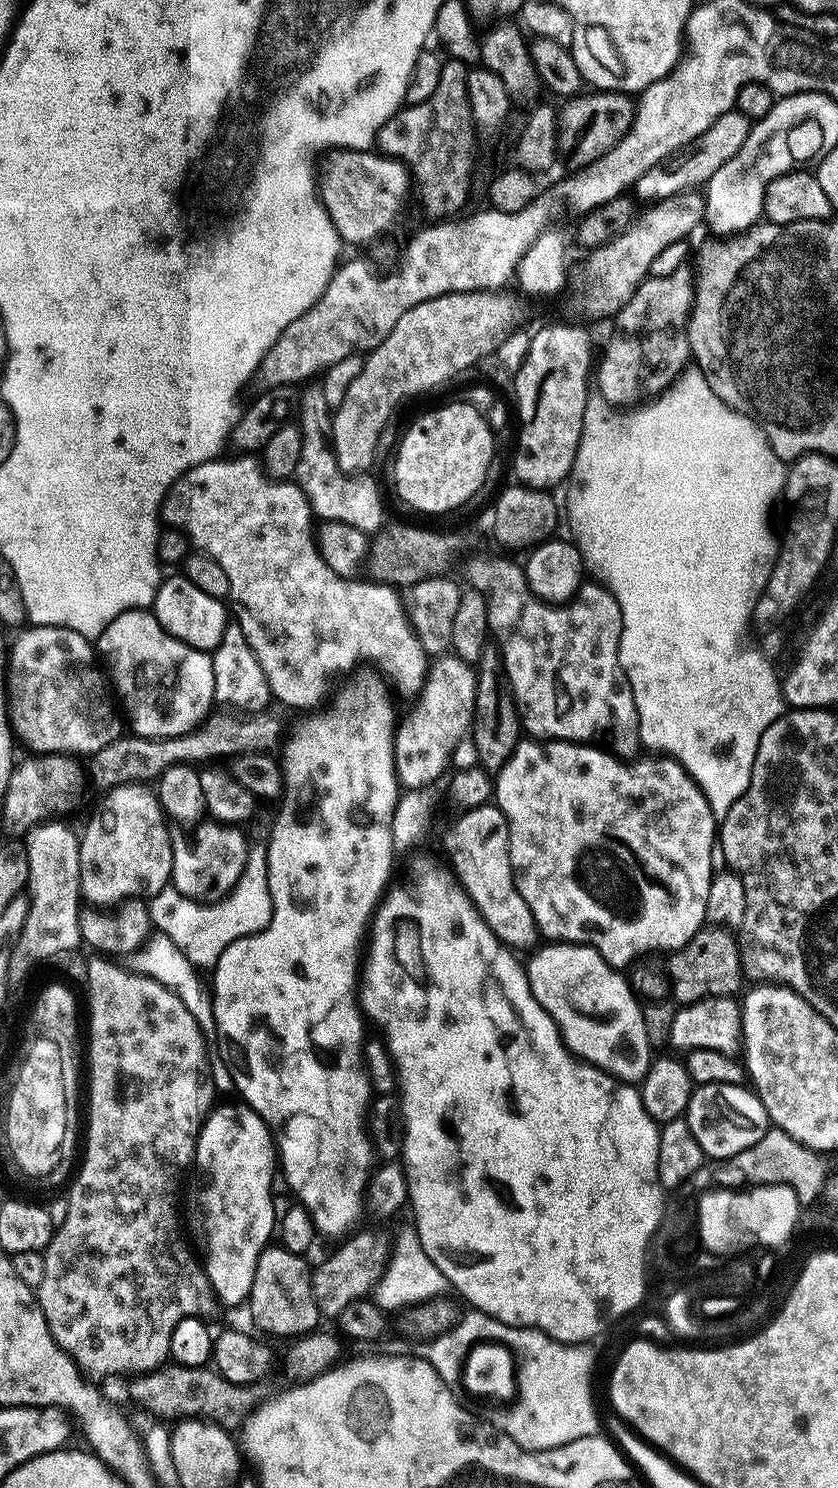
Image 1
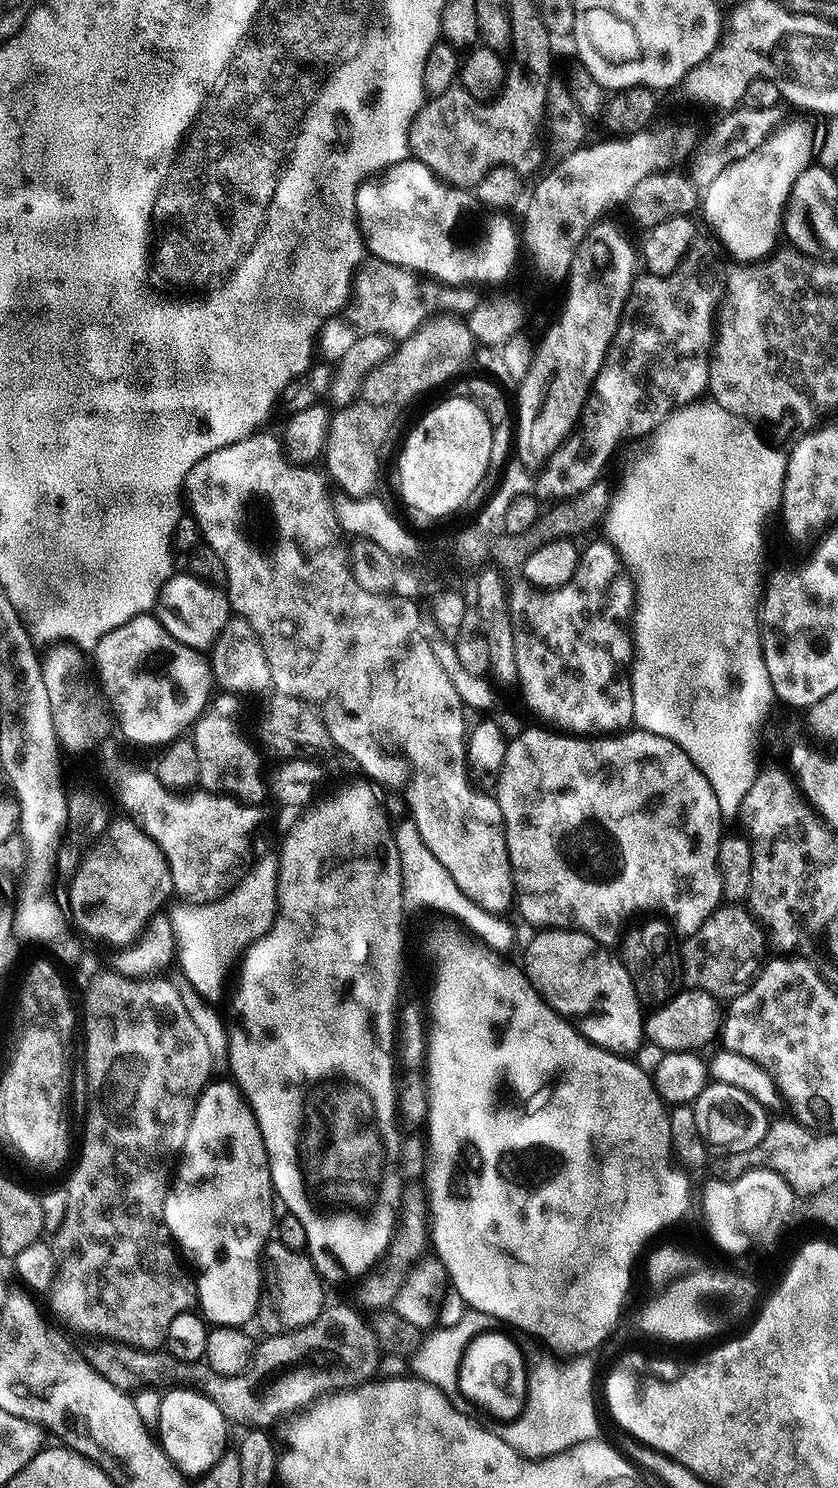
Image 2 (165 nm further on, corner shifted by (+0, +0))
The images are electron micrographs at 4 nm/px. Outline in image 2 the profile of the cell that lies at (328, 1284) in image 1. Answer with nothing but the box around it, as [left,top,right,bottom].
[359,1186,430,1310]

